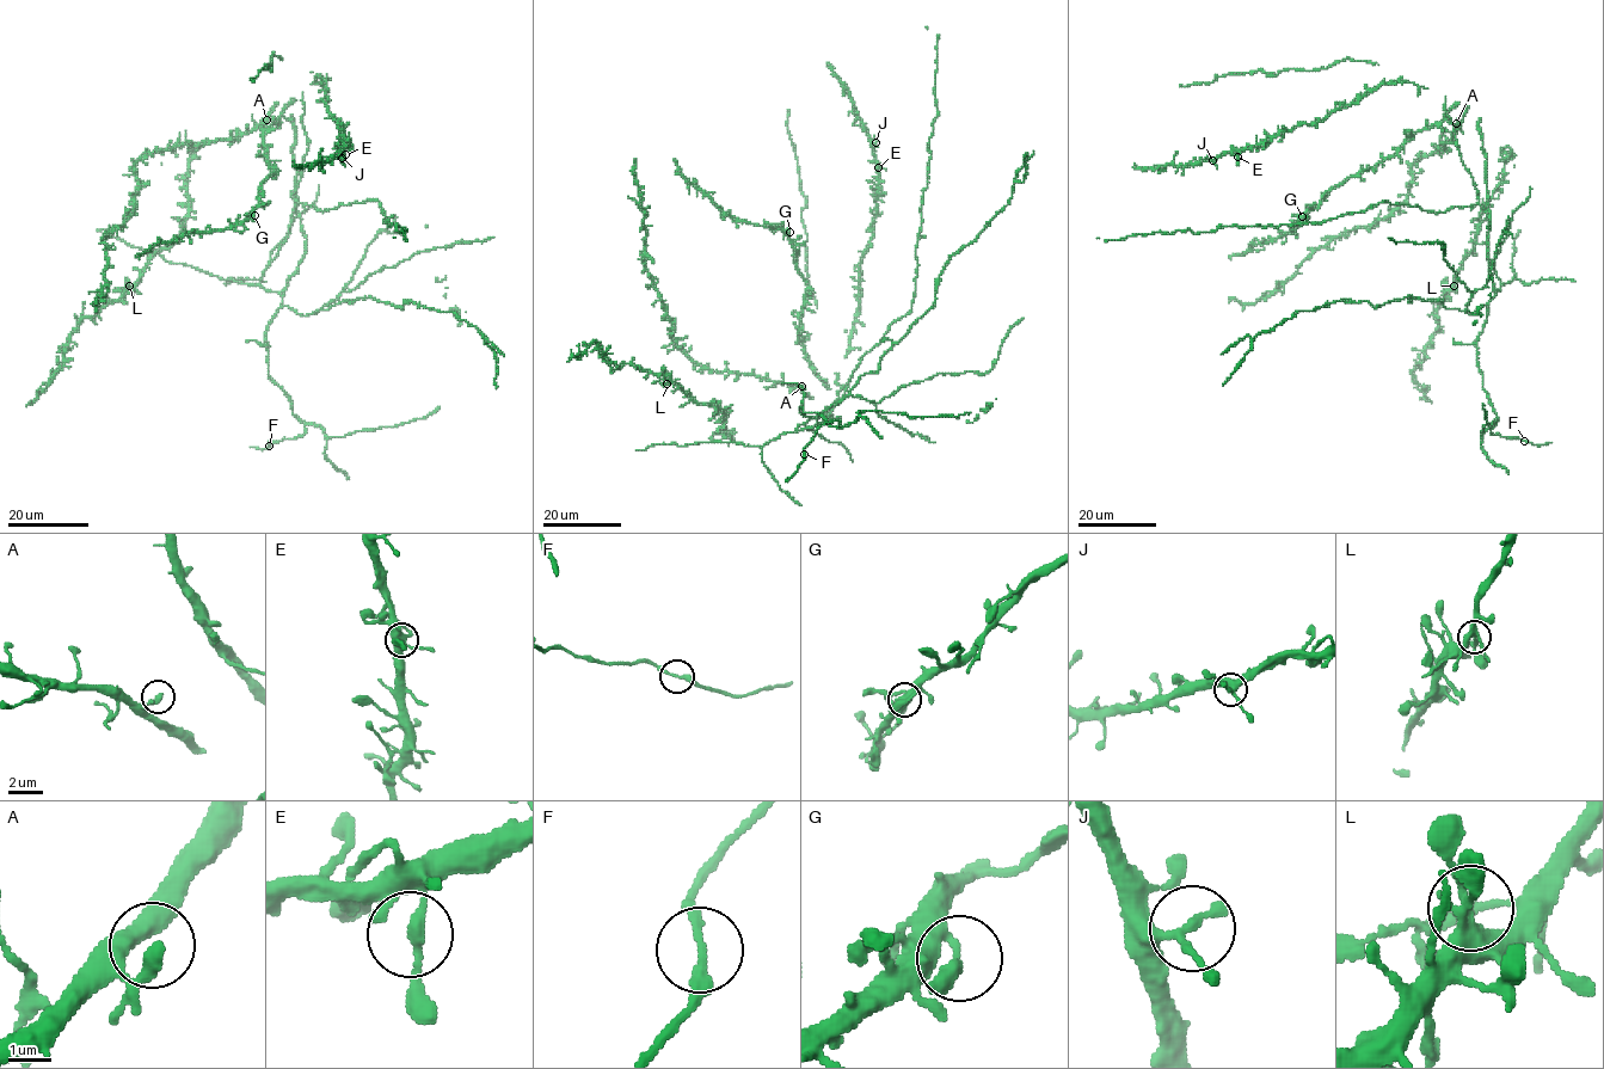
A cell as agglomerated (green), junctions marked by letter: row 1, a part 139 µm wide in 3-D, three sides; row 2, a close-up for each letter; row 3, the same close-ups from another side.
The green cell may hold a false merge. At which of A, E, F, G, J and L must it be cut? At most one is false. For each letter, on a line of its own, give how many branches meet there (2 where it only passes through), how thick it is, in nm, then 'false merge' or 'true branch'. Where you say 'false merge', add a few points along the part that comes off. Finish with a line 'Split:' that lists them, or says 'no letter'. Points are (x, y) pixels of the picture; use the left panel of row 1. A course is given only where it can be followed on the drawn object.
A: branches 2; calibre 240 nm; true branch
E: branches 2; calibre 260 nm; true branch
F: branches 2; calibre 240 nm; true branch
G: branches 2; calibre 280 nm; true branch
J: branches 2; calibre 240 nm; true branch
L: branches 2; calibre 180 nm; false merge; course (129, 286), (114, 292)
Split: L

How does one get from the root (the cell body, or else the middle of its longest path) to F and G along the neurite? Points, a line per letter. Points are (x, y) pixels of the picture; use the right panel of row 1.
F: (1479, 197), (1489, 225), (1487, 257), (1501, 288), (1479, 335), (1477, 367), (1497, 417), (1491, 432), (1524, 441)
G: (1479, 197), (1473, 177), (1461, 158), (1454, 127), (1443, 120), (1417, 130), (1392, 155), (1337, 184), (1302, 216)

